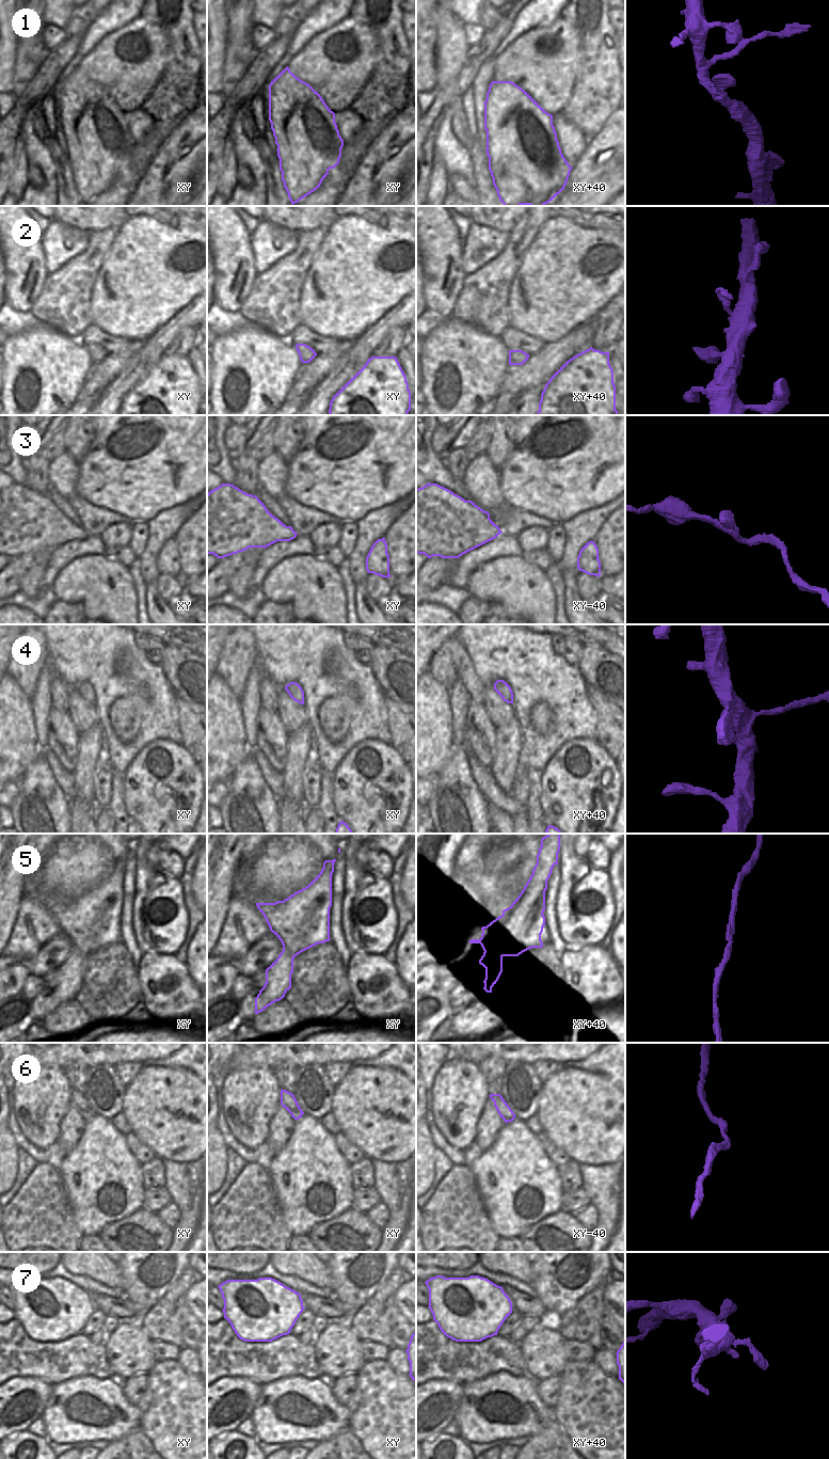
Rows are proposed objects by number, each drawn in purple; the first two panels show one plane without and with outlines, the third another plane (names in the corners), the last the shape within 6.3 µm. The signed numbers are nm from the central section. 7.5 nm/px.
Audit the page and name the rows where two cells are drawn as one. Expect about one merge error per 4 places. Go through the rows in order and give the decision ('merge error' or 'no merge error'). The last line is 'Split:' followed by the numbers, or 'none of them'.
1: no merge error
2: no merge error
3: no merge error
4: no merge error
5: no merge error
6: no merge error
7: no merge error
Split: none of them

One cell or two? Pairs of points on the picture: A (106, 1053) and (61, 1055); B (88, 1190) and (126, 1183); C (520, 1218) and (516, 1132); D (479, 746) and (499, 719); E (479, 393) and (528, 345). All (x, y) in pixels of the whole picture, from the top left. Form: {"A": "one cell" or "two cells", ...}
{"A": "one cell", "B": "one cell", "C": "one cell", "D": "two cells", "E": "two cells"}

